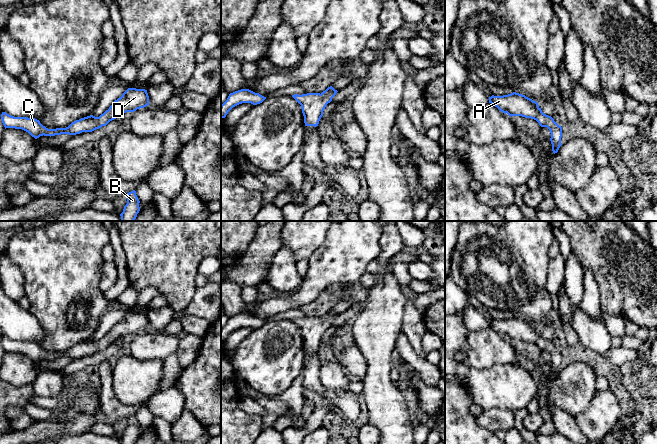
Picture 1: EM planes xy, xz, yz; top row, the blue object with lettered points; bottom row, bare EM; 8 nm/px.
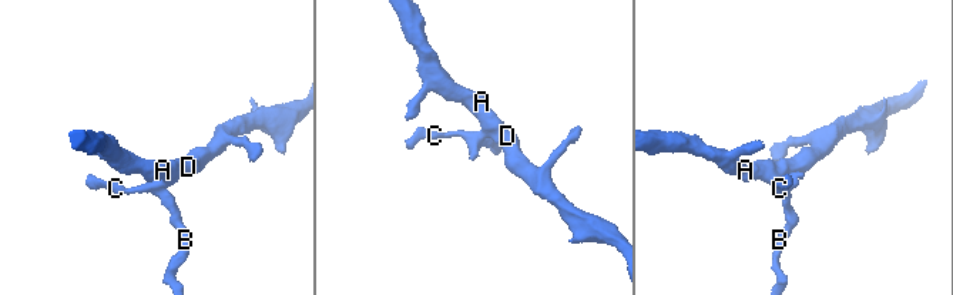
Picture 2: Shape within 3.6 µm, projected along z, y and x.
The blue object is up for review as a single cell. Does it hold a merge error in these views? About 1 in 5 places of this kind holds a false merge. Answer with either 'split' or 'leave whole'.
leave whole

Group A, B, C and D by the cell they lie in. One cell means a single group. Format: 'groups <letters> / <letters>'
groups A B C D

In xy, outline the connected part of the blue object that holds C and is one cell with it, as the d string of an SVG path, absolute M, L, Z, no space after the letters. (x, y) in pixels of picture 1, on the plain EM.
M128 312L122 320L115 324L109 333L99 341L90 339L72 346L66 352L48 353L35 342L14 341L6 336L2 336L1 343L5 353L22 353L37 363L43 359L51 361L61 358L76 359L82 356L92 356L102 350L106 350L120 338L134 336L137 333L144 332L148 329L149 320L147 314Z

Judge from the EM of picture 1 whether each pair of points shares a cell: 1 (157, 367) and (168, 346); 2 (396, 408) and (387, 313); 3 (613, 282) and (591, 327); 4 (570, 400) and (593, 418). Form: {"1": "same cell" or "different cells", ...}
{"1": "different cells", "2": "same cell", "3": "different cells", "4": "different cells"}

